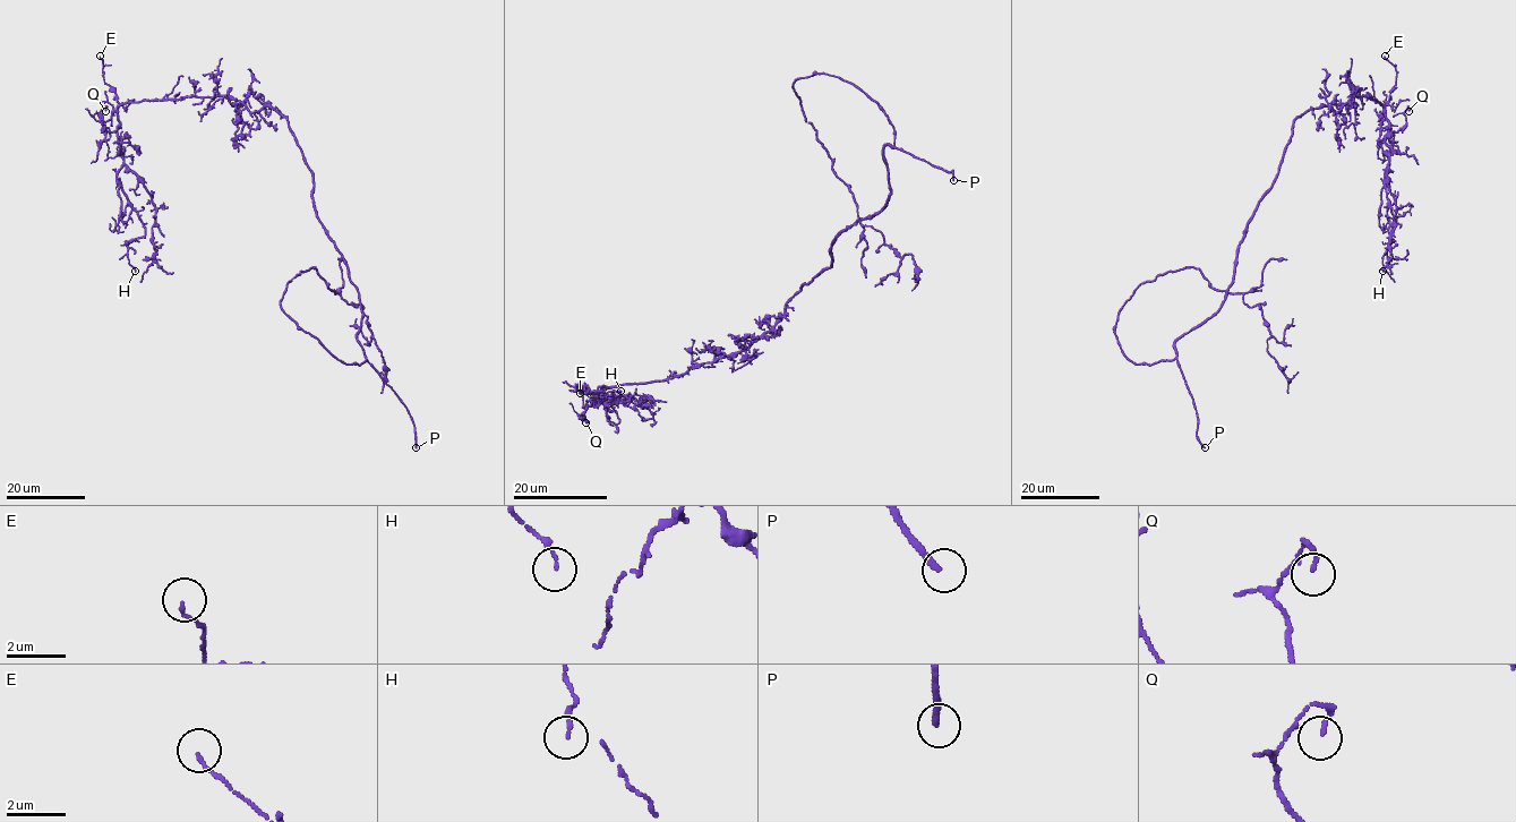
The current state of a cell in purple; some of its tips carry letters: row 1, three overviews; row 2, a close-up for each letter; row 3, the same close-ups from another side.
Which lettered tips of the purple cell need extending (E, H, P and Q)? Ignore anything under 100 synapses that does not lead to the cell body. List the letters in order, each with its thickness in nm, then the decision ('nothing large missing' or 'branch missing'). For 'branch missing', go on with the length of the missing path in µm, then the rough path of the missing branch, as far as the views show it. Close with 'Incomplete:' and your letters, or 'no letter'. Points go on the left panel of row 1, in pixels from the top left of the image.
E: 110 nm thick; nothing large missing
H: 110 nm thick; nothing large missing
P: 240 nm thick; branch missing; about 3 µm are missing
Q: 130 nm thick; nothing large missing
Incomplete: P

